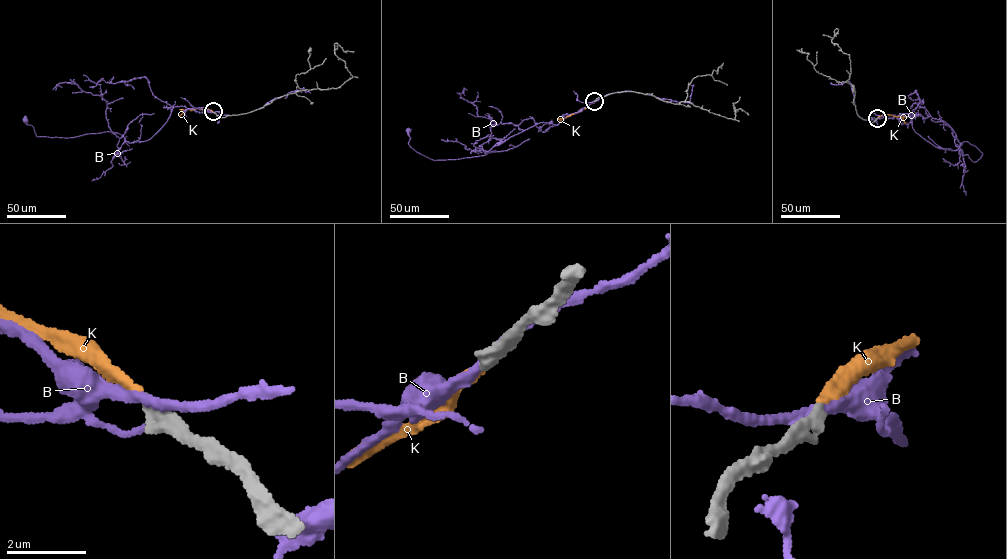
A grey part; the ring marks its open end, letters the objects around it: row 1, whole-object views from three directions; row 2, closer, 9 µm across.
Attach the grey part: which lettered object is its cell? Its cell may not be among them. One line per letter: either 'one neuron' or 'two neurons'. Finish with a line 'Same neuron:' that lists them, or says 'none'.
B: two neurons
K: one neuron
Same neuron: K

